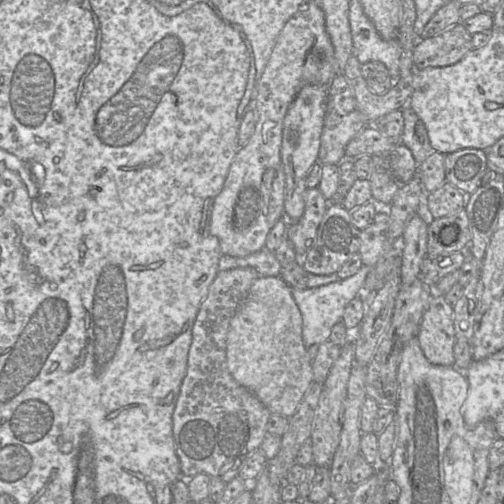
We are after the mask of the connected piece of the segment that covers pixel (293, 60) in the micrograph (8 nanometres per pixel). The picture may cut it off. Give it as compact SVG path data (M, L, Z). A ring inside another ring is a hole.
M315 1L303 5L281 28L264 69L253 89L246 110L255 107L257 122L249 141L239 147L220 193L216 196L210 216L210 232L220 243L223 255L246 257L265 247L270 230L284 218L285 173L281 160L282 129L285 115L299 90L307 84L330 85L337 75L334 48L325 28L325 15Z

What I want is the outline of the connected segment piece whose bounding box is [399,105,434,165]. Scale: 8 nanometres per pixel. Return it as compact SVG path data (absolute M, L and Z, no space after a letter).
M407 105L399 110L403 111L404 117L404 130L400 142L411 150L415 161L419 165L434 152L430 145L427 130L410 106Z

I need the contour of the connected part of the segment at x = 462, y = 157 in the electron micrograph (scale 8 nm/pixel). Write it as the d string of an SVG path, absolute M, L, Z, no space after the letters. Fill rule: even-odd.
M464 148L445 155L446 182L457 187L466 196L480 185L488 169L487 151L477 148Z

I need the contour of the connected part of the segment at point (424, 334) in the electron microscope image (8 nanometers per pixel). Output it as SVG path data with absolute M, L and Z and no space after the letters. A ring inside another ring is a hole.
M434 293L423 313L419 330L418 341L427 360L434 365L454 366L454 344L456 341L453 305L450 304L445 296Z

